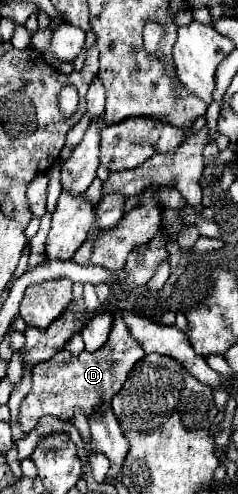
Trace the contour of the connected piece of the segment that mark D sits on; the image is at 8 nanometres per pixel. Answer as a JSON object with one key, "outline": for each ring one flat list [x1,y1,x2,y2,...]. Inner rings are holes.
{"outline":[[114,317,114,325,110,331,110,339,106,345,94,353,82,351,78,357,72,357,68,351,58,351,42,365,32,369,32,389,20,403,20,427,30,433,36,427,38,419,44,415,54,415,62,421,72,419,72,409,82,409,86,417,100,413,104,403,110,403,112,397,122,389,130,369,144,357,140,345,130,337,122,317]]}

